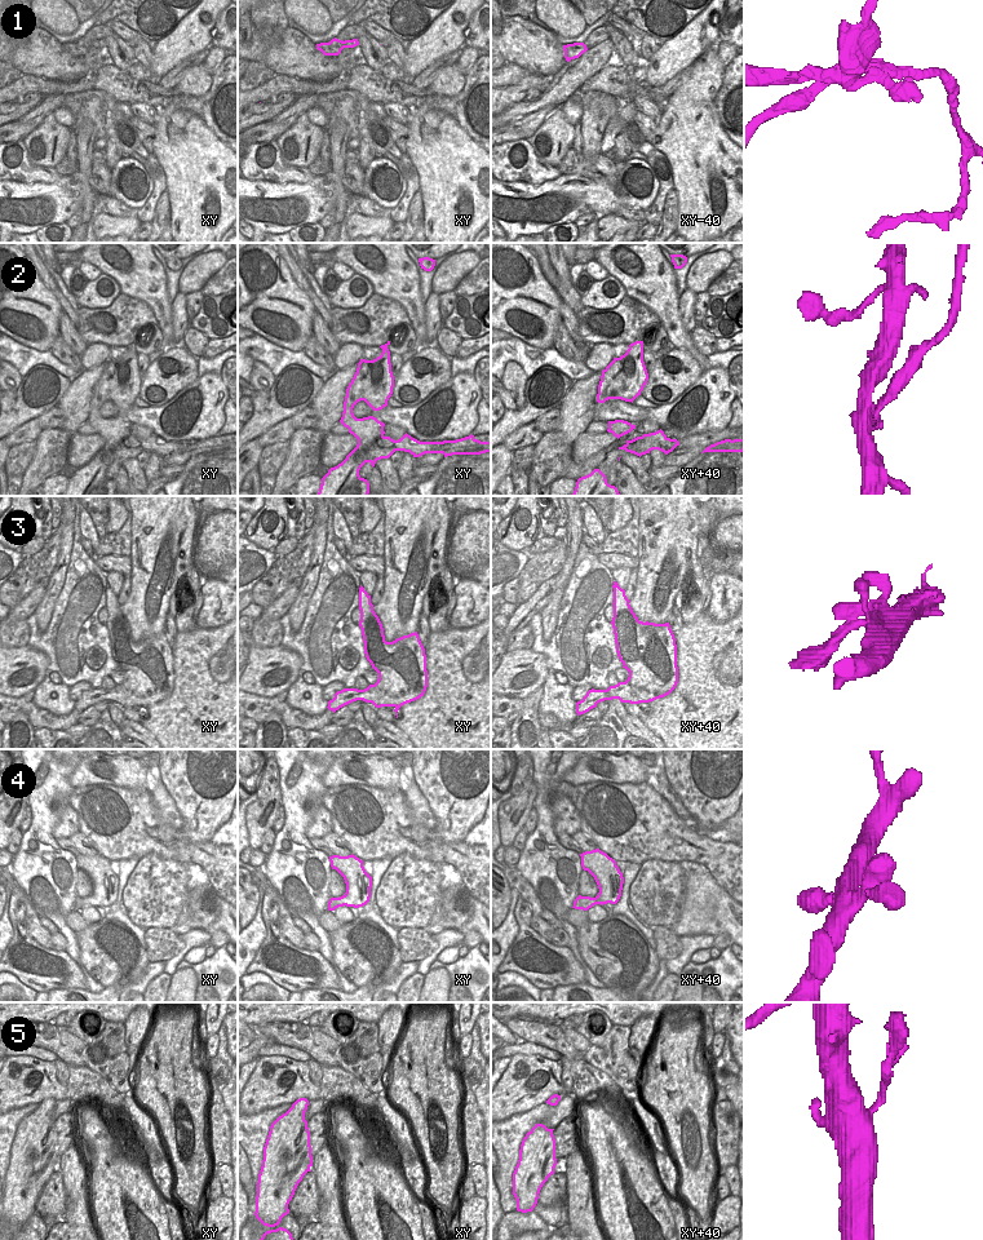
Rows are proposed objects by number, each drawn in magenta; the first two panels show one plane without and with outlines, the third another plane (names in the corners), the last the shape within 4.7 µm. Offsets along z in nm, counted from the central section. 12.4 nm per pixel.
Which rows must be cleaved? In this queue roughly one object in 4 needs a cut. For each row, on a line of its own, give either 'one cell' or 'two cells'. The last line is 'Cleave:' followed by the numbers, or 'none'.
1: two cells
2: two cells
3: one cell
4: one cell
5: one cell
Cleave: 1, 2

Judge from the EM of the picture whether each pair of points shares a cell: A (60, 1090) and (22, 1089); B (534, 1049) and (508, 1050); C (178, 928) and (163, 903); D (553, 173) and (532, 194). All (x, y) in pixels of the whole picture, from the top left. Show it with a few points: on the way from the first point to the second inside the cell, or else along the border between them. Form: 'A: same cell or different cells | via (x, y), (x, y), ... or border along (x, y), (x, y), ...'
A: same cell | via (51, 1090), (36, 1090), (31, 1095)
B: same cell | via (527, 1049), (514, 1049)
C: different cells | border along (186, 903), (177, 921), (169, 928)
D: different cells | border along (562, 175), (540, 184), (513, 182)

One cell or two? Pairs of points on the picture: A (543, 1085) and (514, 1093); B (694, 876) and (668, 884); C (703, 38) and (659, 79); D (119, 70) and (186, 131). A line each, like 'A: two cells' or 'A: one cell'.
A: one cell
B: two cells
C: one cell
D: two cells

